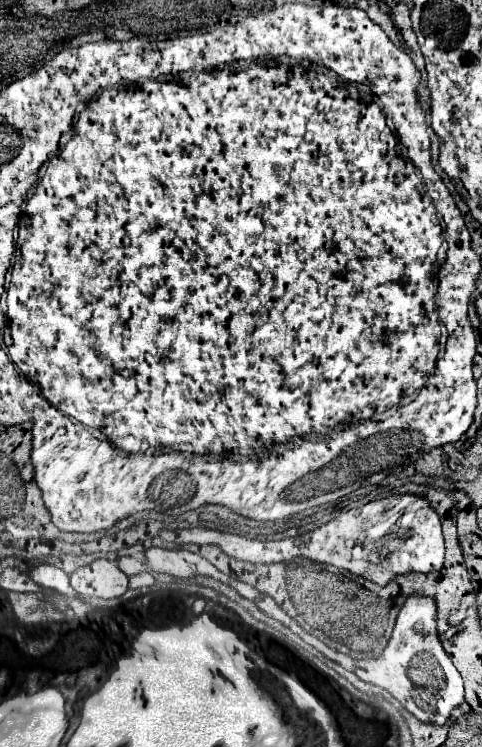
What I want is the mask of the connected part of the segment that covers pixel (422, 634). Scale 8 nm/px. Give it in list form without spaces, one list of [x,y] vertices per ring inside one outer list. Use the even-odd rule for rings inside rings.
[[[409,596],[397,616],[393,636],[379,658],[355,660],[337,652],[337,664],[351,670],[361,680],[387,690],[421,722],[443,726],[451,712],[463,702],[463,680],[439,642],[435,620],[435,602],[431,598]]]

